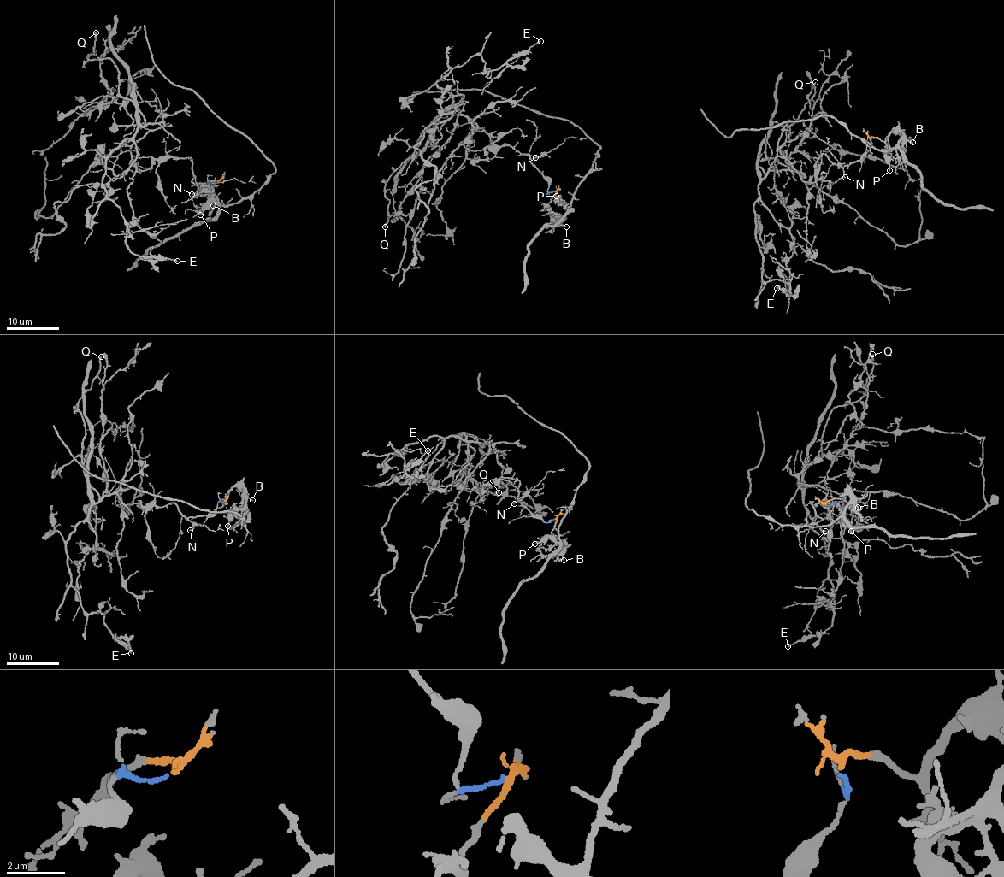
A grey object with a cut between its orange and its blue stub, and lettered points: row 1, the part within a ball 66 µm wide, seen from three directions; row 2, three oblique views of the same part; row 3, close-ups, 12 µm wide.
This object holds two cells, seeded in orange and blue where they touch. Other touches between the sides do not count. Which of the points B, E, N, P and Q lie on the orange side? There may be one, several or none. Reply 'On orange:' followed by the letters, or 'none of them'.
On orange: B, P

